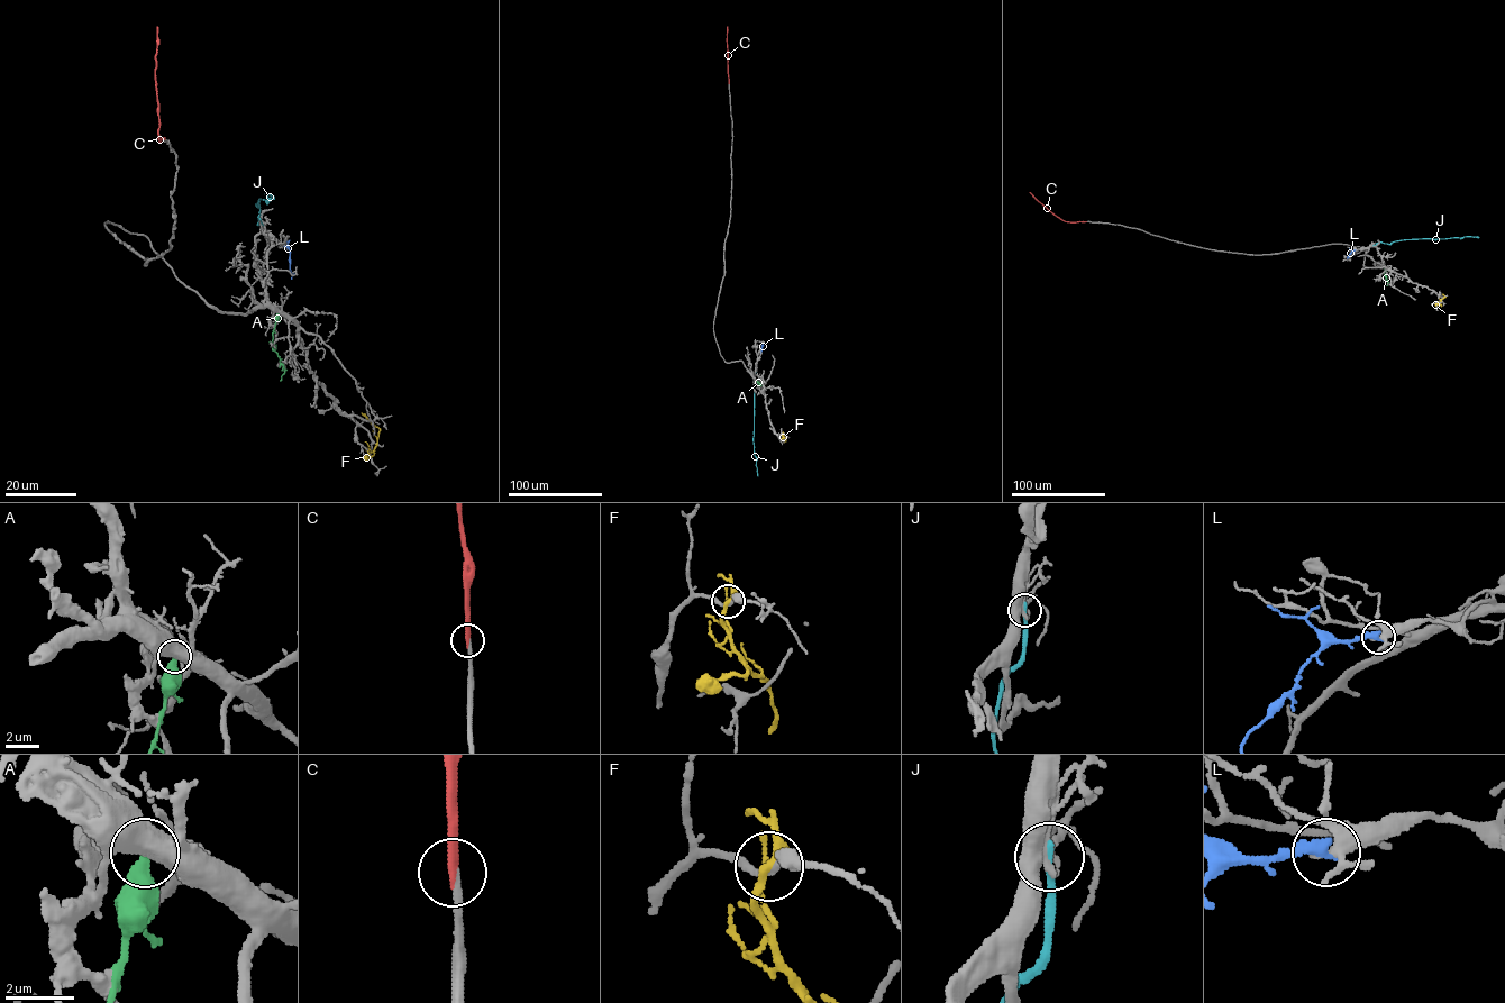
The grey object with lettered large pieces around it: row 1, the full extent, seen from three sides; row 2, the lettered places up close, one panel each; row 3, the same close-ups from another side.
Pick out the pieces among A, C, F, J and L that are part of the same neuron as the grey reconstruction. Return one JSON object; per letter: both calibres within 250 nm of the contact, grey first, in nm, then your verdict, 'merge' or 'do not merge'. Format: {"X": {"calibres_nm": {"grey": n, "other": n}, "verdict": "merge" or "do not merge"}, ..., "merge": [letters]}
{"A": {"calibres_nm": {"grey": 750, "other": 480}, "verdict": "do not merge"}, "C": {"calibres_nm": {"grey": 240, "other": 320}, "verdict": "merge"}, "F": {"calibres_nm": {"grey": 180, "other": 180}, "verdict": "do not merge"}, "J": {"calibres_nm": {"grey": 400, "other": 200}, "verdict": "do not merge"}, "L": {"calibres_nm": {"grey": 300, "other": 320}, "verdict": "do not merge"}, "merge": ["C"]}

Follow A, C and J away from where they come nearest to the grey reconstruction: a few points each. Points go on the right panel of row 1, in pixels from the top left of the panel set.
A: (1385, 267), (1387, 285)
C: (1086, 221), (1061, 220), (1030, 192)
J: (1373, 245), (1405, 239), (1479, 237)

